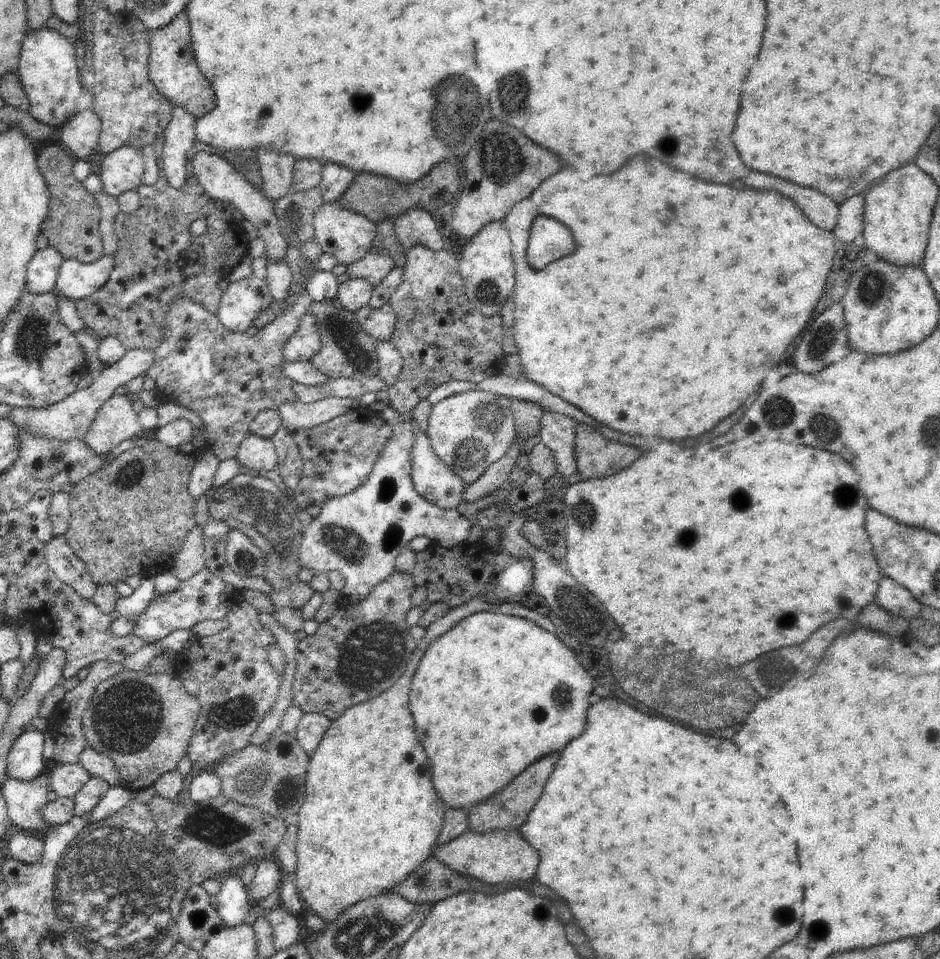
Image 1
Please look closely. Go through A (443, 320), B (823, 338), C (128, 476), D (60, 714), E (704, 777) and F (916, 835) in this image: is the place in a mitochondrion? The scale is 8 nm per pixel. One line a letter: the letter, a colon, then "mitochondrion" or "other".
A: other
B: mitochondrion
C: mitochondrion
D: other
E: other
F: other

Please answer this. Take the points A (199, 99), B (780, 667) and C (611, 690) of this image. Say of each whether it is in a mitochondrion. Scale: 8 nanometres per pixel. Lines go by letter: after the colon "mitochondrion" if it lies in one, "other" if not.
A: other
B: mitochondrion
C: mitochondrion

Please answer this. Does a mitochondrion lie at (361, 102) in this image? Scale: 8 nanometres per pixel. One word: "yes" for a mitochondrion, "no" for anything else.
no

